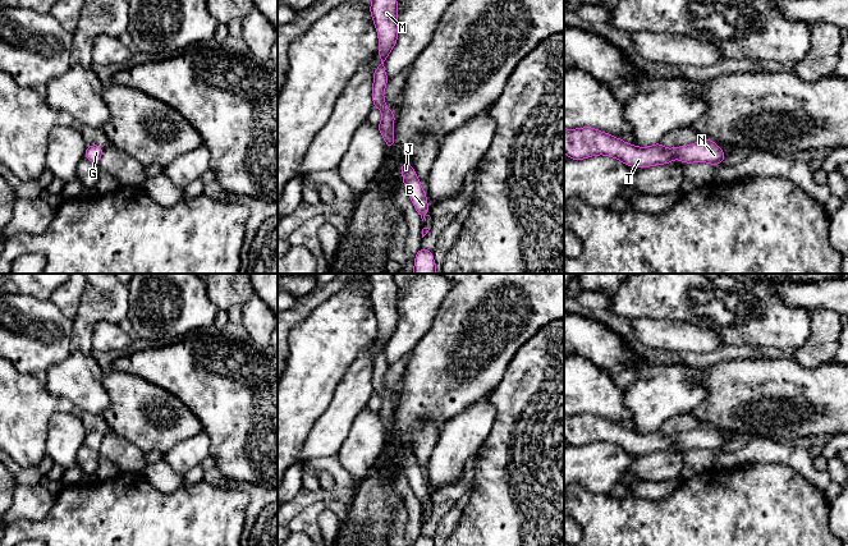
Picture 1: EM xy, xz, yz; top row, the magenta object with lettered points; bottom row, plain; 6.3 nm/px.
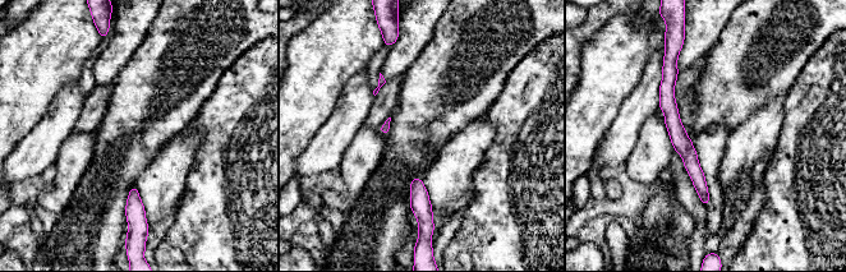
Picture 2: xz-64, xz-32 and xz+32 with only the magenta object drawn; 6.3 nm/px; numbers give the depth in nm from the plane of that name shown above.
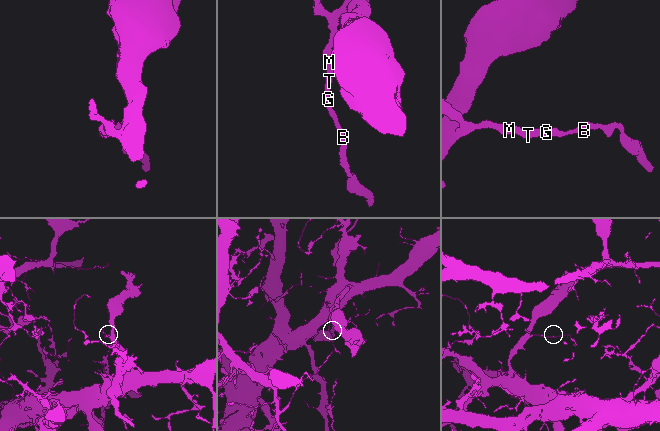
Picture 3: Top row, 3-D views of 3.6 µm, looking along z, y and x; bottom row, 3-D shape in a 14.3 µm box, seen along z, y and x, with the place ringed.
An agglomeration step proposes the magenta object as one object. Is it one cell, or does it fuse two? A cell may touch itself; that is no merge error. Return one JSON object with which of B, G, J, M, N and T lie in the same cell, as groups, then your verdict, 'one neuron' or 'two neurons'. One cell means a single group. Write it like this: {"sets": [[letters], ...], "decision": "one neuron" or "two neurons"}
{"sets": [["B", "G", "J", "M", "N", "T"]], "decision": "one neuron"}

